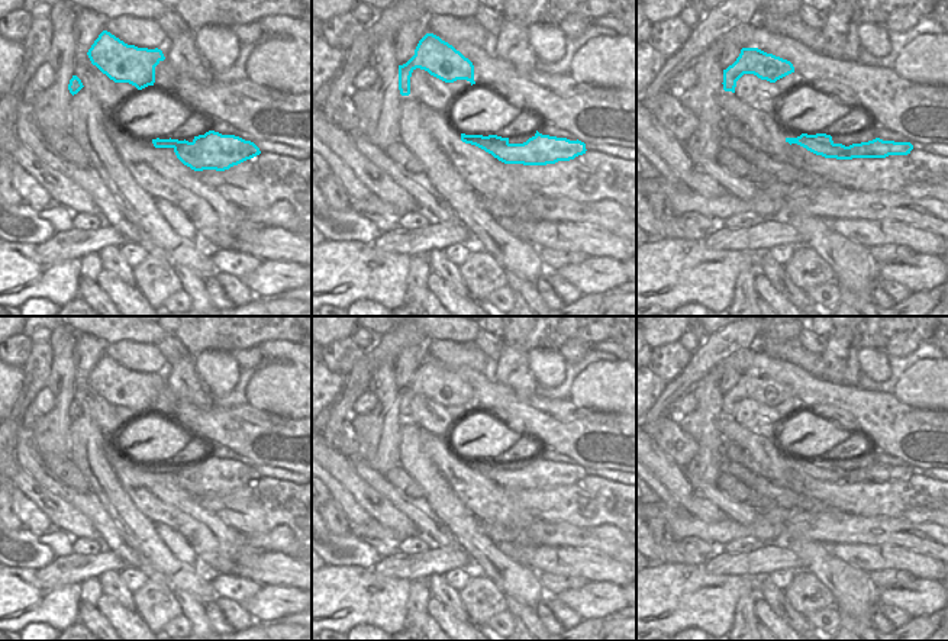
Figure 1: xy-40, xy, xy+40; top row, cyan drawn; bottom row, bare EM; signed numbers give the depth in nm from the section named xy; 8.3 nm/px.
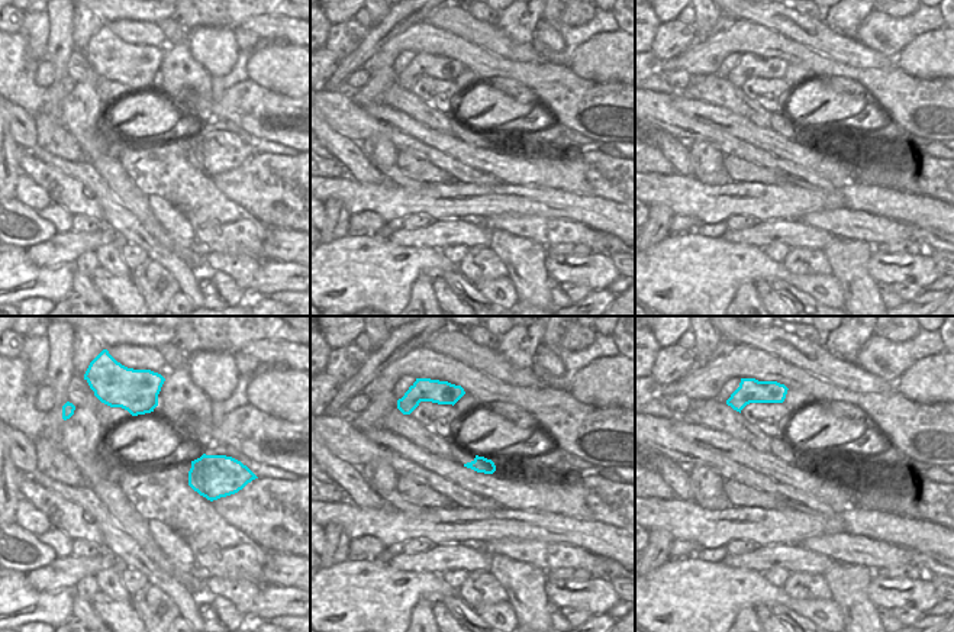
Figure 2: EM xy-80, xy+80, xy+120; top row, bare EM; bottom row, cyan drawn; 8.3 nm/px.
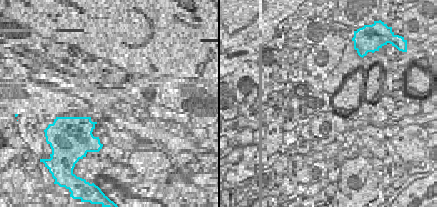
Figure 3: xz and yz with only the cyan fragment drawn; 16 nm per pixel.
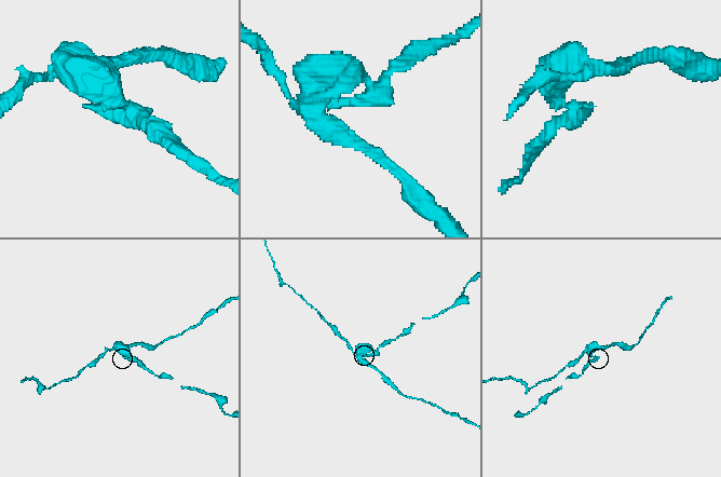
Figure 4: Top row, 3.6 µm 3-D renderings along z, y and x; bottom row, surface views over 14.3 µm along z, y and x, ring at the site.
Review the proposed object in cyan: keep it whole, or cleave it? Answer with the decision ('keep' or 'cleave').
cleave

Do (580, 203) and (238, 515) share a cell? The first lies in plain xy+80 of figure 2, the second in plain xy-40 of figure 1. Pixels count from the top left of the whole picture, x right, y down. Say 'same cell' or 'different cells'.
different cells

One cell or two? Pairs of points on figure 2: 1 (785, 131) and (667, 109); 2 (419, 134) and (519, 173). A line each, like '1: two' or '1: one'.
1: two
2: one

